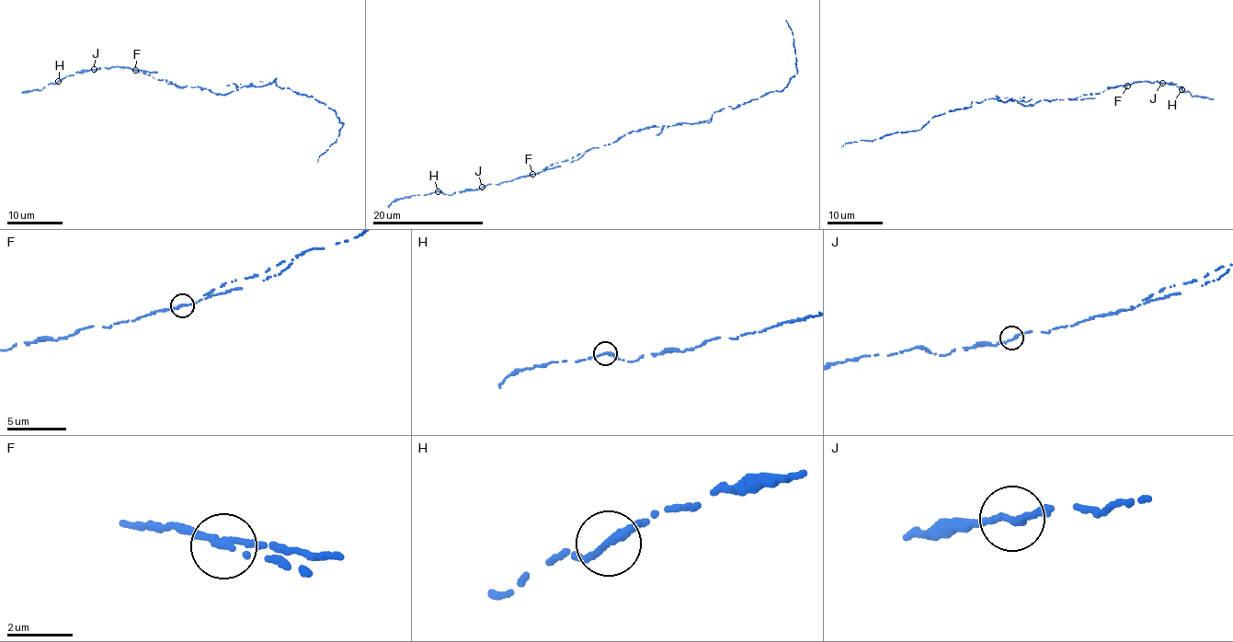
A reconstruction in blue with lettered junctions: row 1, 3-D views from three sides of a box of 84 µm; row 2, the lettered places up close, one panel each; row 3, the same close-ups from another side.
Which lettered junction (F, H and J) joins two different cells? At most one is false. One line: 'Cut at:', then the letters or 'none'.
Cut at: F

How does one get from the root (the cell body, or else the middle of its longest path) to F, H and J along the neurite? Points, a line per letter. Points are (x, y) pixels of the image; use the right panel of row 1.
F: (1044, 100), (1080, 97), (1080, 99), (1091, 99), (1092, 94), (1127, 85)
H: (1044, 100), (1080, 97), (1080, 99), (1091, 99), (1092, 94), (1135, 81), (1171, 82), (1182, 86), (1181, 89)
J: (1044, 100), (1080, 97), (1080, 99), (1091, 99), (1092, 94), (1135, 81), (1162, 83)

